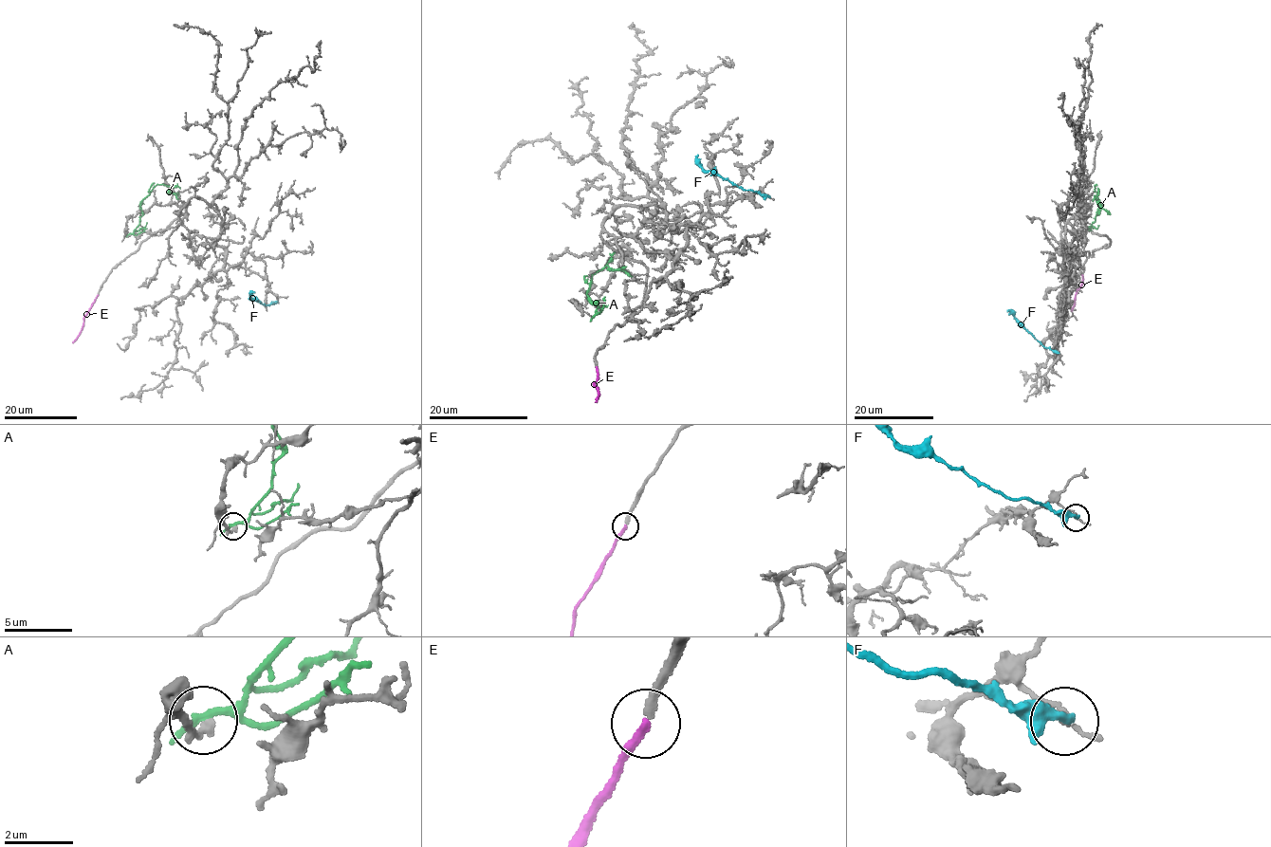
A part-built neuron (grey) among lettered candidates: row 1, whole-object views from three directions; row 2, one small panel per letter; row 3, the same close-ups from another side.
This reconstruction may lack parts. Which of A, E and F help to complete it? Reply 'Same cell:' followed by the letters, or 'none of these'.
Same cell: E

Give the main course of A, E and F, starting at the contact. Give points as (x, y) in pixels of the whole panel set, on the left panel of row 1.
A: (129, 234), (138, 225), (142, 214), (140, 201), (154, 187), (166, 184), (173, 193), (178, 194)
E: (98, 295), (73, 342)
F: (276, 301), (263, 304), (250, 297), (254, 292)

